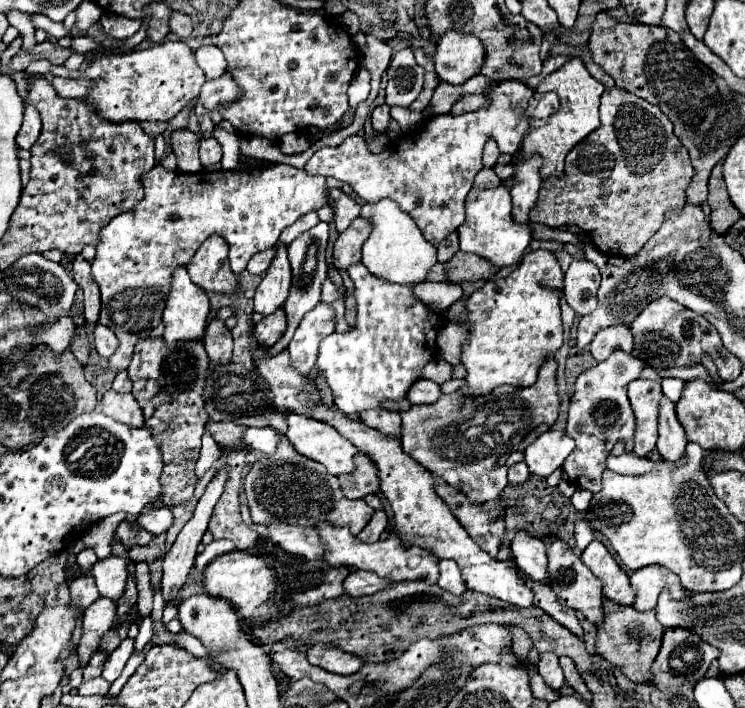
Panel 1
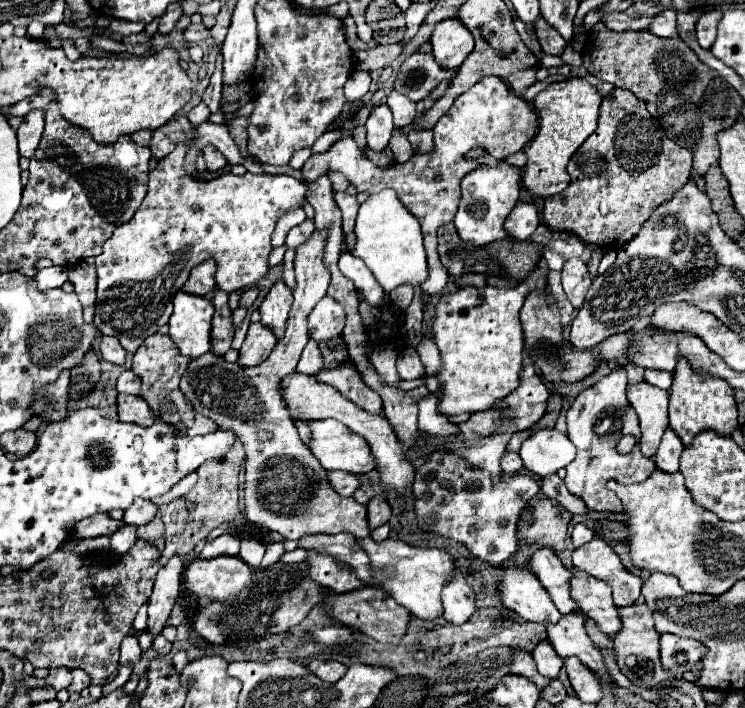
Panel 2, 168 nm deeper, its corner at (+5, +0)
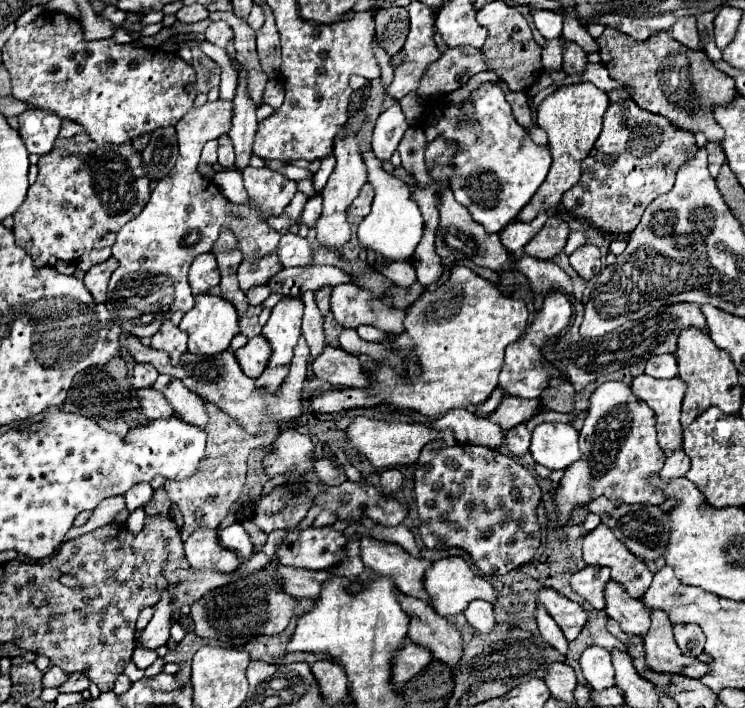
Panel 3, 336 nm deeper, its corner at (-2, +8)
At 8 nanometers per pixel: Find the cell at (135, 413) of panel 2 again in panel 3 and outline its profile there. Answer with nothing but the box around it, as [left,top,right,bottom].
[136,388,174,420]

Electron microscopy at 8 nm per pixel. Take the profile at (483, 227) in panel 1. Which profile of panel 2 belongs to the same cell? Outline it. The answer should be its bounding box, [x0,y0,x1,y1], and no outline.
[453,162,523,246]

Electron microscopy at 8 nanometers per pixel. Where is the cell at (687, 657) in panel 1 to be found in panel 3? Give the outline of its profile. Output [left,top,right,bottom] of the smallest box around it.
[674,624,704,656]

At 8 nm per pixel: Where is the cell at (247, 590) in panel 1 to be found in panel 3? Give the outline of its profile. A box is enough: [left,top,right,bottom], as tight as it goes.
[184,530,242,574]

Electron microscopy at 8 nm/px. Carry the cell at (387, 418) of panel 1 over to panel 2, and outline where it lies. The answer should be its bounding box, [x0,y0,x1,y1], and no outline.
[315,362,383,414]

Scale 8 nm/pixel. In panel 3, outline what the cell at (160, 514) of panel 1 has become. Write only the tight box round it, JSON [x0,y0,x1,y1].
[124,484,154,512]

